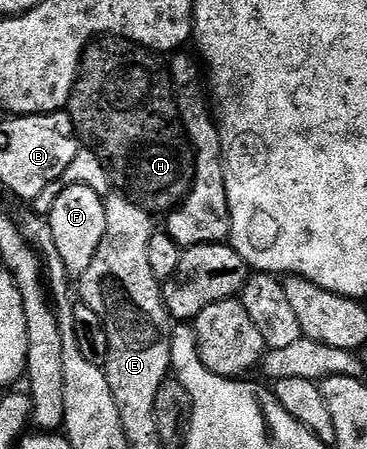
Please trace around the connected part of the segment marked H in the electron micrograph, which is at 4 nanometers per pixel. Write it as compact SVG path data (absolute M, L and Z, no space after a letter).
M99 37L87 44L86 51L83 52L83 59L79 62L79 76L75 79L75 84L71 90L71 99L68 101L66 110L71 116L75 126L75 134L90 150L94 151L95 156L103 163L104 168L109 172L112 180L116 179L120 183L122 190L137 206L150 211L152 216L166 216L183 204L183 199L192 191L195 184L195 148L191 140L184 131L183 123L179 119L179 106L175 100L175 89L171 81L168 68L158 63L156 56L152 52L139 46L138 42L132 41L127 37Z

